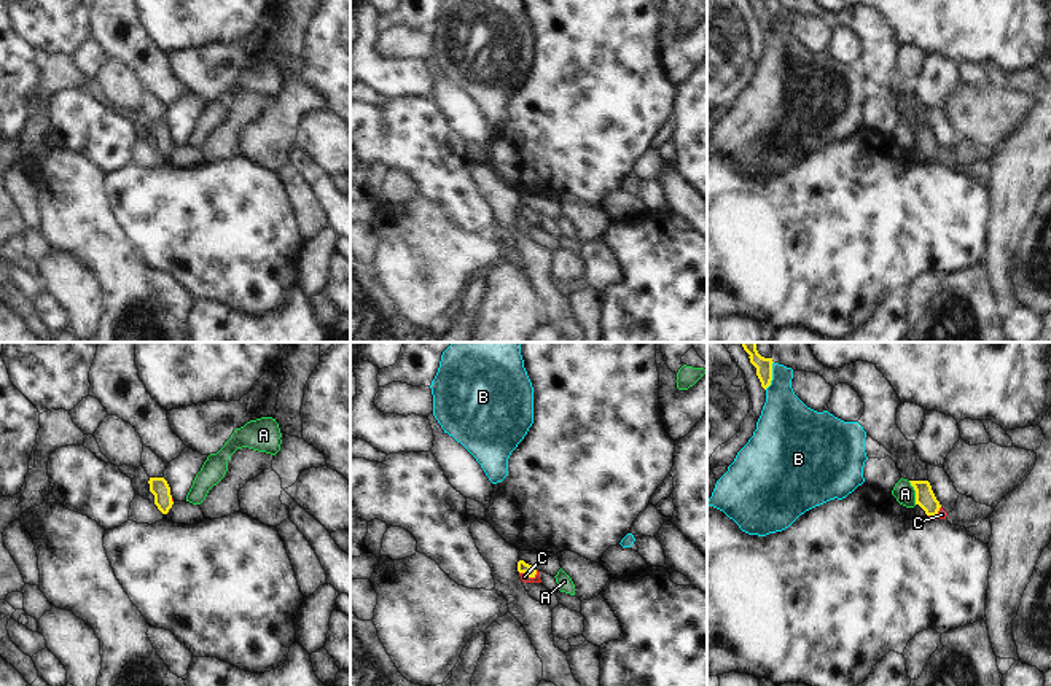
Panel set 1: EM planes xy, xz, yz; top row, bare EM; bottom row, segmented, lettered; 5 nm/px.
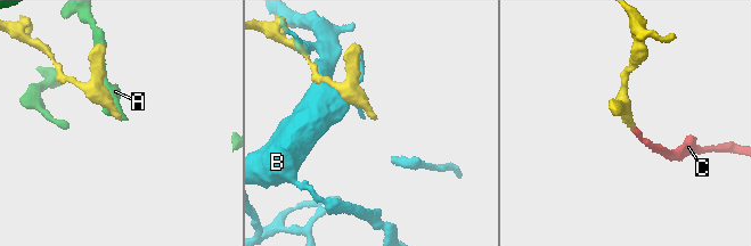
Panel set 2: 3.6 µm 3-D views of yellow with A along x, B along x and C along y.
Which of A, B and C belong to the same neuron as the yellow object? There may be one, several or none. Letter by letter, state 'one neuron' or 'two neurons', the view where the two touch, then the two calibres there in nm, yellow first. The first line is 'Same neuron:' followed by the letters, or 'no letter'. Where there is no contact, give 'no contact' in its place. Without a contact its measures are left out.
Same neuron: C
A: two neurons | yz | 100/110 nm
B: two neurons | yz | 80/260 nm
C: one neuron | xz | 60/40 nm

